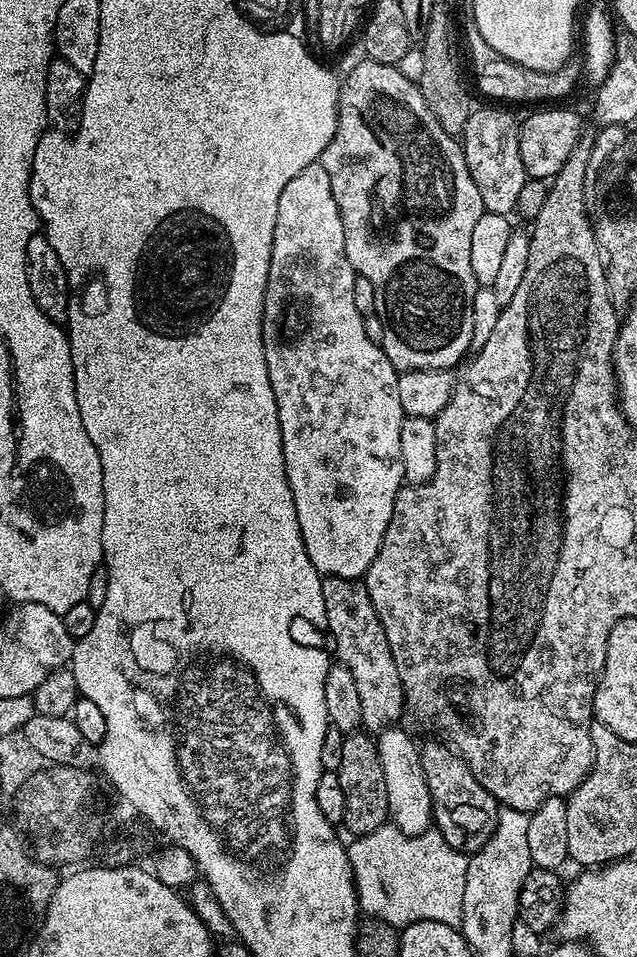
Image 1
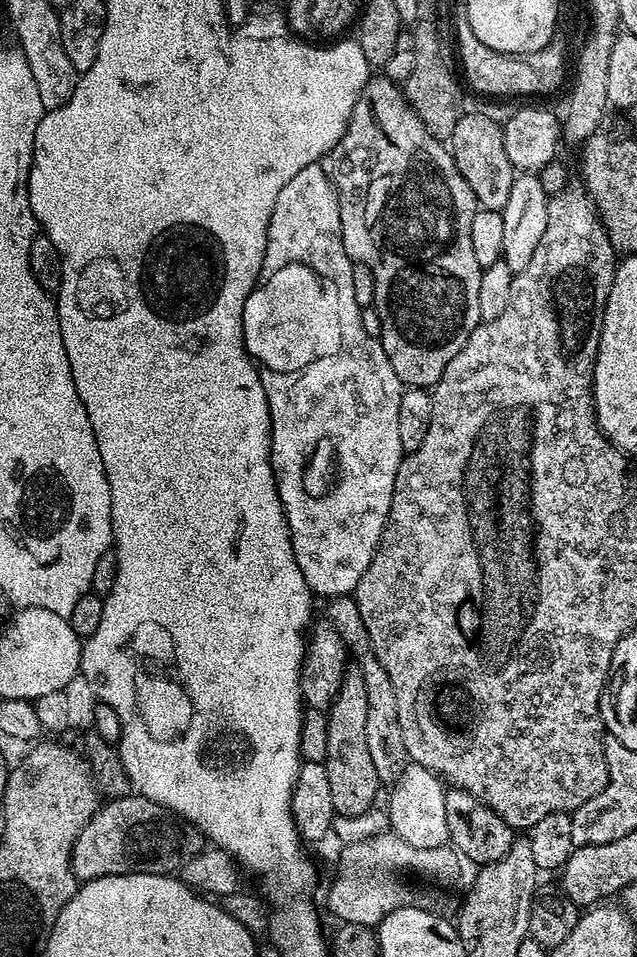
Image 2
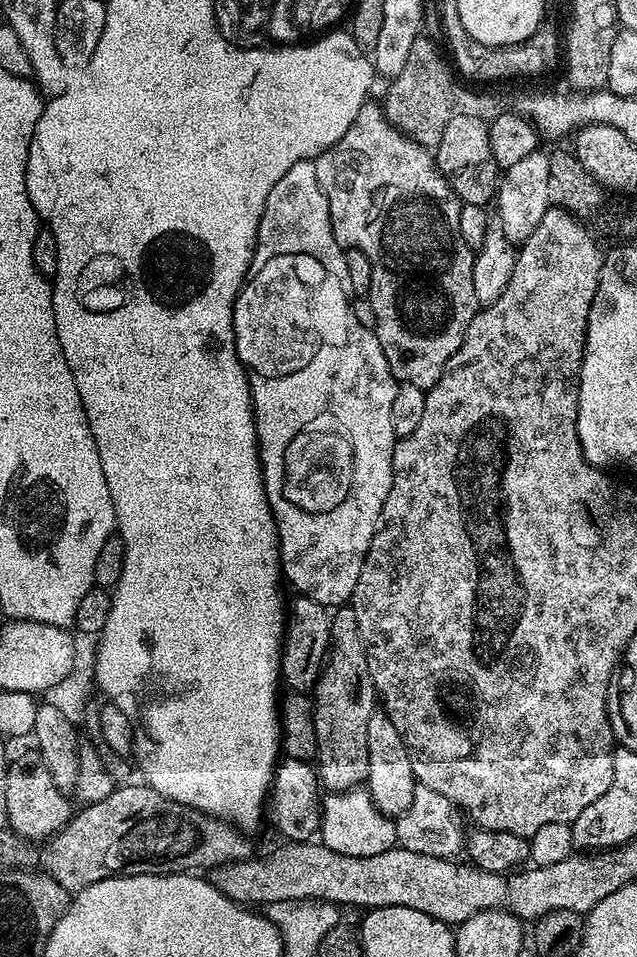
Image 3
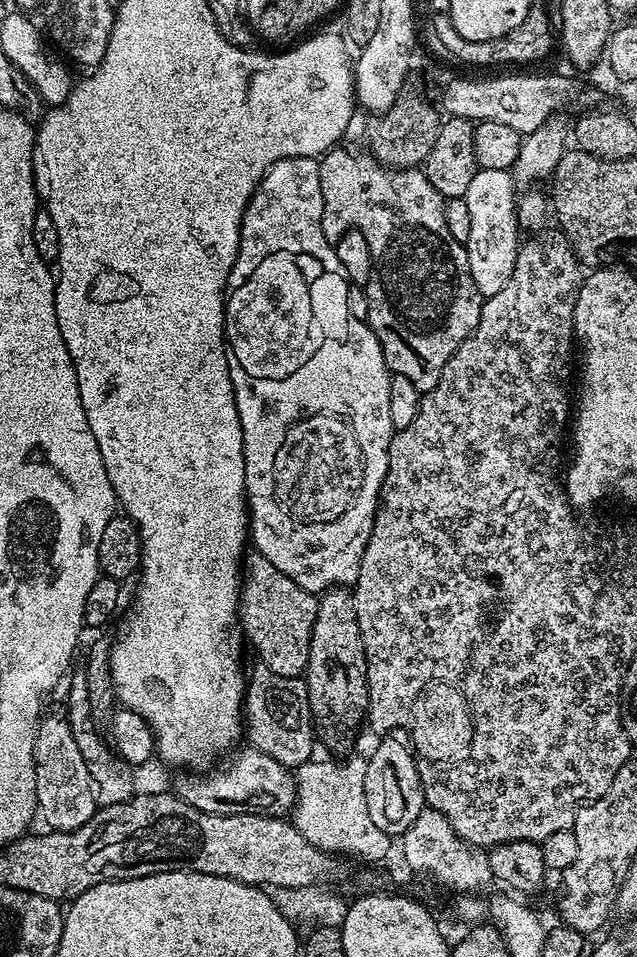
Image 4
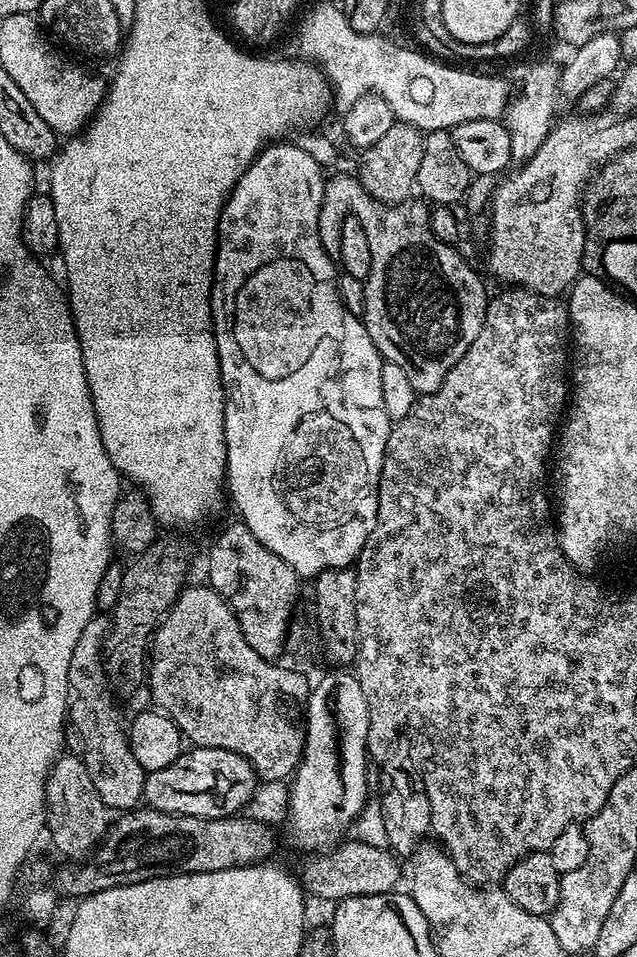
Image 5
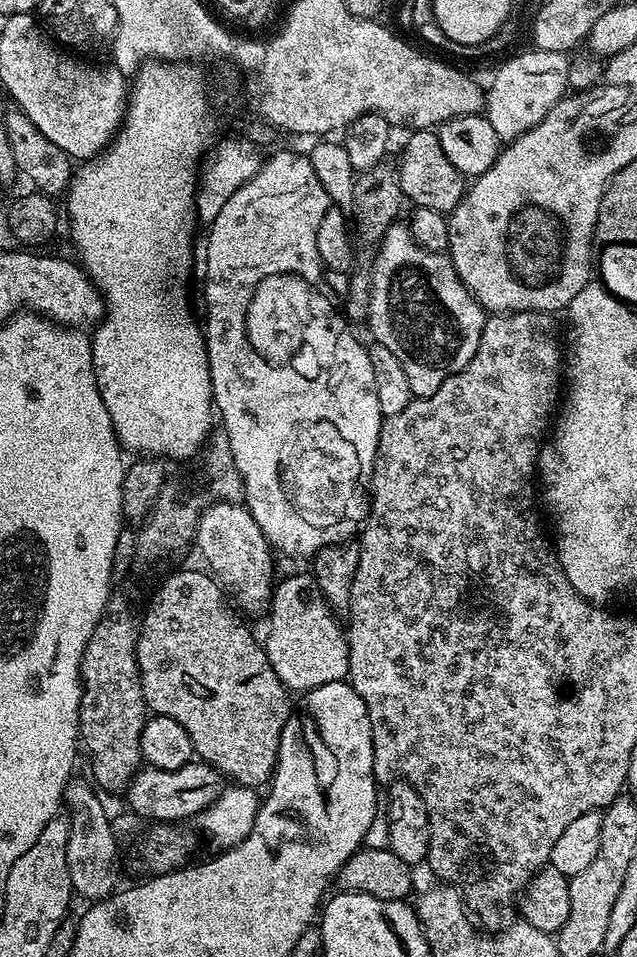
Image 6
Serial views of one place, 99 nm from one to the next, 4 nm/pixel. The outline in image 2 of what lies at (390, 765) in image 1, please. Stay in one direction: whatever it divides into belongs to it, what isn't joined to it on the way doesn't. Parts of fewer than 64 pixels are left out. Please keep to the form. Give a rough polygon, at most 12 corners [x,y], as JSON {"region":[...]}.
{"region":[[405,763],[386,815],[410,846],[449,843],[445,781]]}

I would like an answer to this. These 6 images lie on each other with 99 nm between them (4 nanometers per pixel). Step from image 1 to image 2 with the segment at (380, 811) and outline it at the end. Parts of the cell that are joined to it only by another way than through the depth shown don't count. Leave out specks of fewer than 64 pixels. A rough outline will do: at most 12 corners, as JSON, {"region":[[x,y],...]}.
{"region":[[349,670],[327,709],[326,775],[337,817],[382,791],[366,743],[366,682]]}

